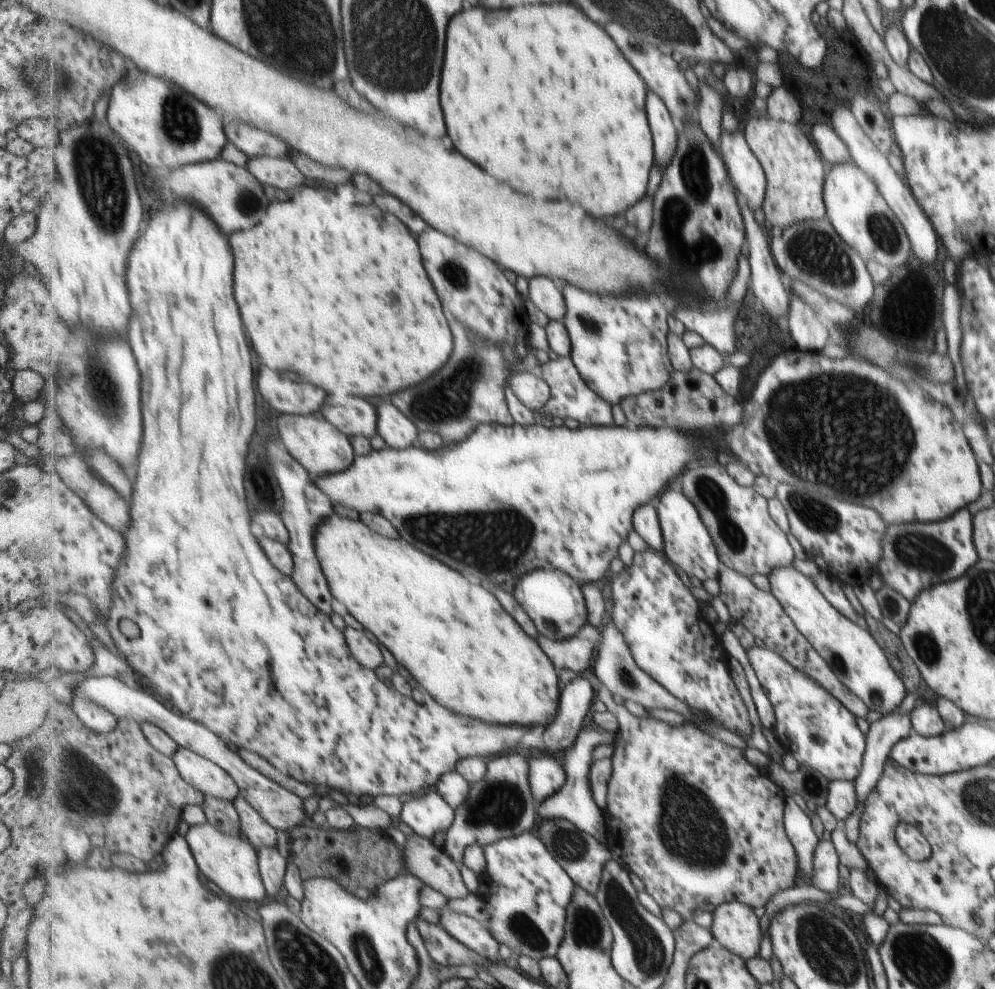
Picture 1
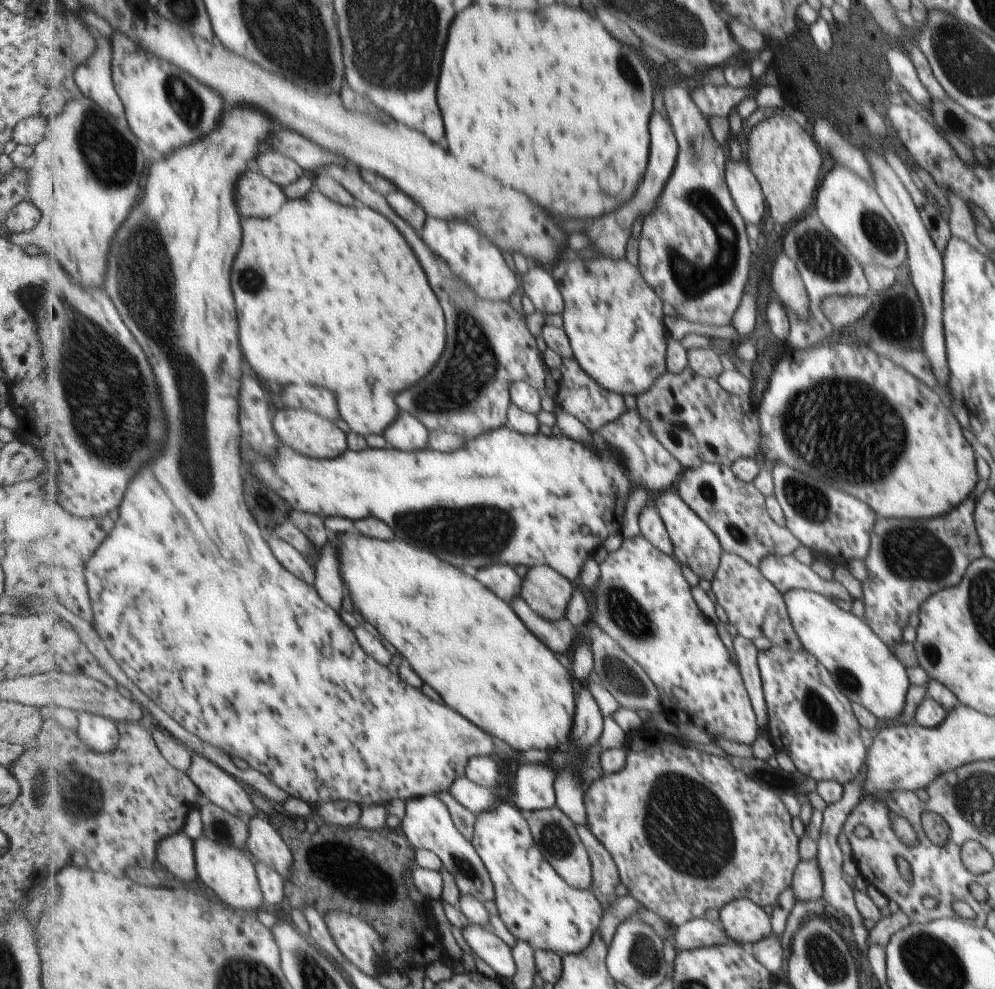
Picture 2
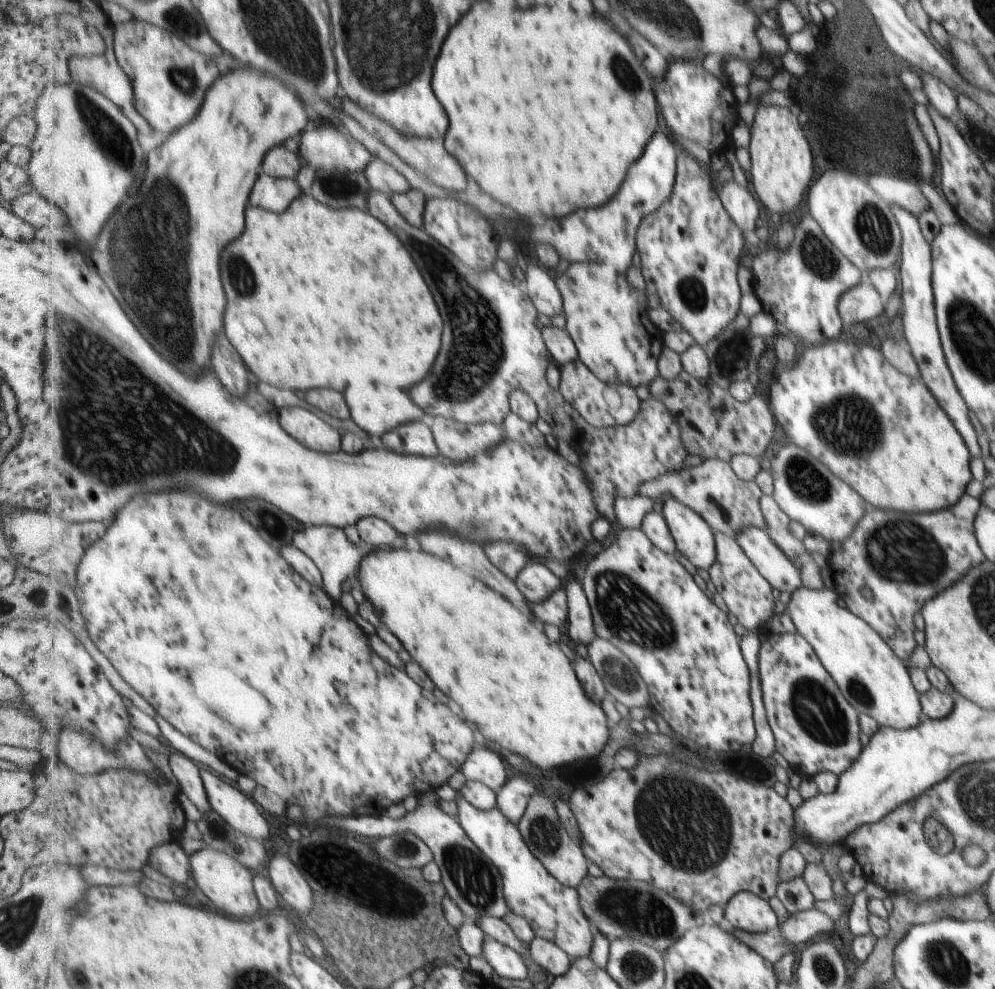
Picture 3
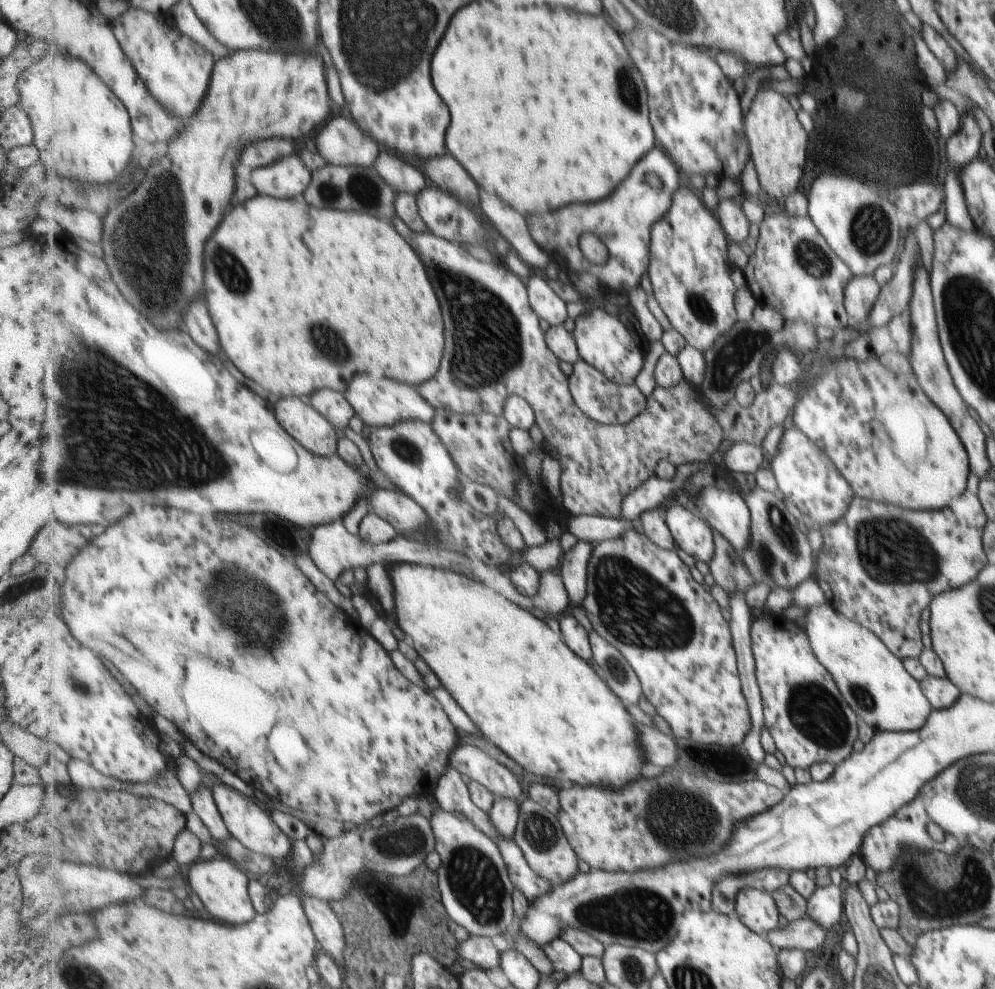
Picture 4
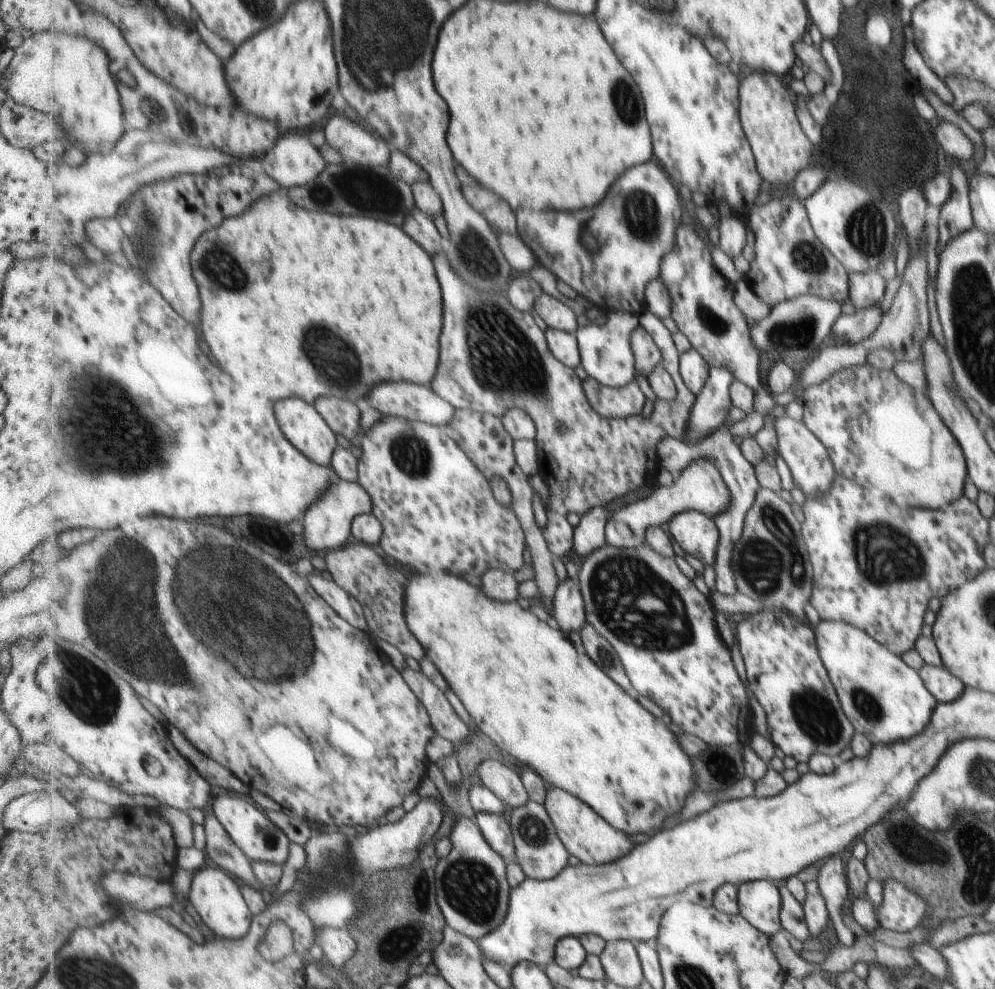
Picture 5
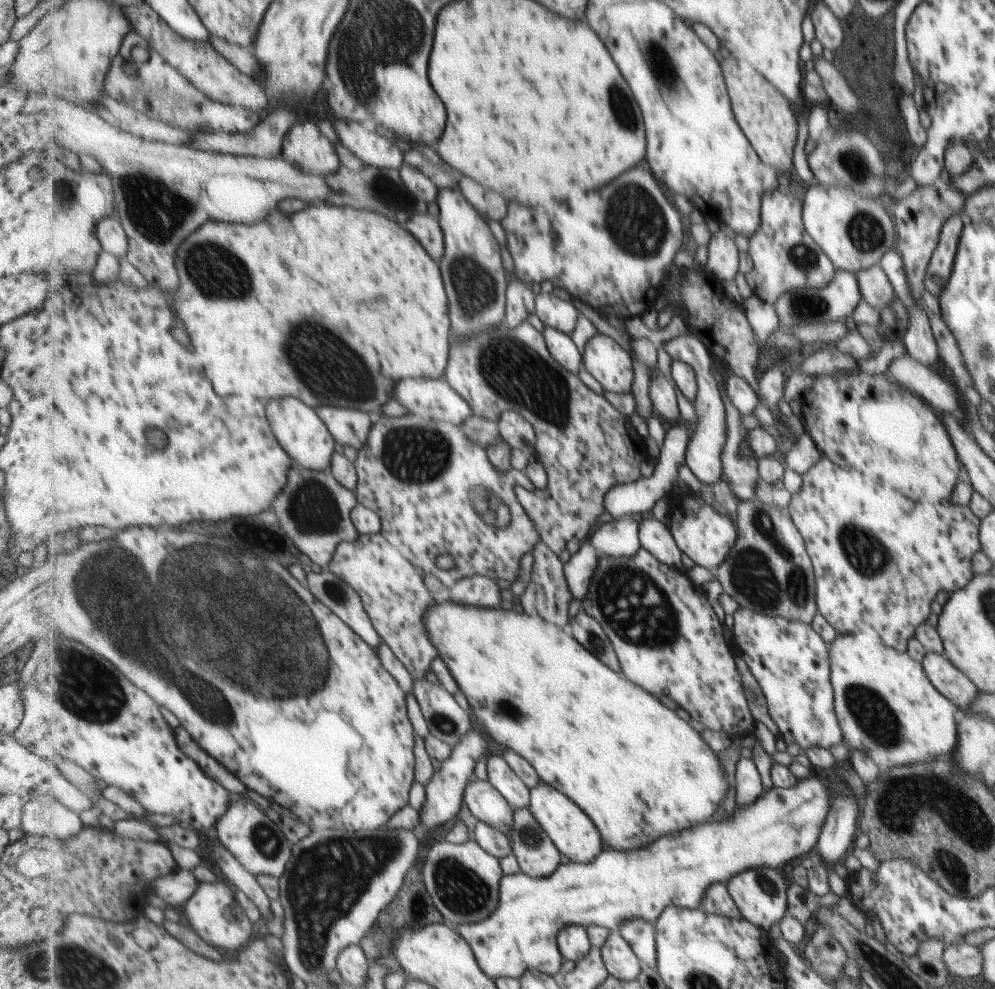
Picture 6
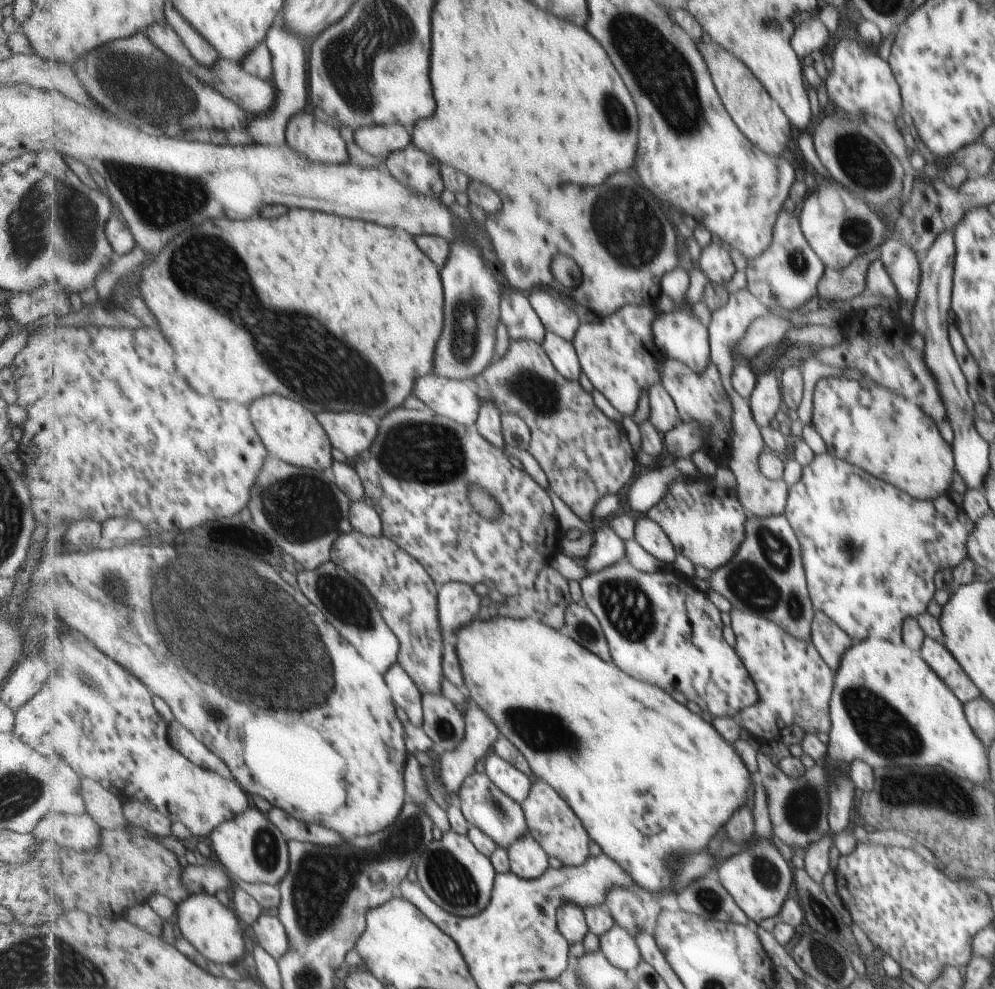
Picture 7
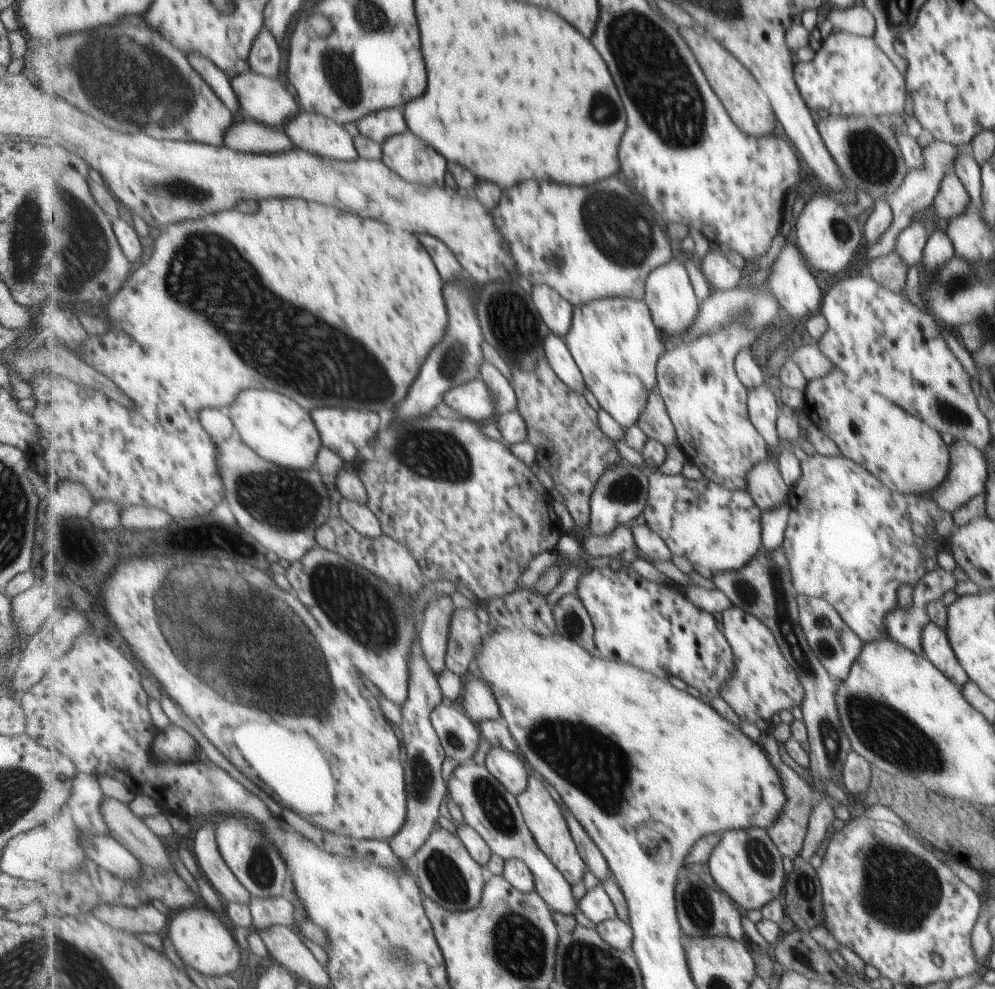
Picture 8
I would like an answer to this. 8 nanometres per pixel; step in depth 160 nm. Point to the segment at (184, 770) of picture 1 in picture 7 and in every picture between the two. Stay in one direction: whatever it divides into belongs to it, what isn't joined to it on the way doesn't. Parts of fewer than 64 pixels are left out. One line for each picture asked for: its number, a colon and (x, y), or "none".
2: (228, 792)
3: (240, 811)
4: (247, 820)
5: (261, 839)
6: (248, 832)
7: (253, 849)

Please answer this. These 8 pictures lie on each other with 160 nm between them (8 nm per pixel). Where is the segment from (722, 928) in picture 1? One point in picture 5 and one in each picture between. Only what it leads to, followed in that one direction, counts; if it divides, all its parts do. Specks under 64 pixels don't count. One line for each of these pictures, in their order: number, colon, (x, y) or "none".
2: (745, 924)
3: (745, 911)
4: (752, 906)
5: (759, 902)

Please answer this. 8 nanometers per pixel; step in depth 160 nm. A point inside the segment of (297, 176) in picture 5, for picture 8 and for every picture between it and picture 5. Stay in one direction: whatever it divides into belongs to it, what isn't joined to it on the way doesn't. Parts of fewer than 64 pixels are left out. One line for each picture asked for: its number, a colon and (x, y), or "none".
6: (305, 146)
7: (320, 142)
8: (316, 133)

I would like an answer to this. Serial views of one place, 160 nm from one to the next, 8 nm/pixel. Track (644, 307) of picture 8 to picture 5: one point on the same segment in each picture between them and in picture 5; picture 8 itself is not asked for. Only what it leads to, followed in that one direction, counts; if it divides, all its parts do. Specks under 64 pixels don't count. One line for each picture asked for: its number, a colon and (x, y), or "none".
5: (606, 350)
6: (605, 359)
7: (619, 355)

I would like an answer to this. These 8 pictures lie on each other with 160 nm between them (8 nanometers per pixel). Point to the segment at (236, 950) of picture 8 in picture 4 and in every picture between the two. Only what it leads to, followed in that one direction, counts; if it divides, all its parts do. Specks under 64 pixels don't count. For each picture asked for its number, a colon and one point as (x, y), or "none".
4: (223, 888)
5: (217, 898)
6: (215, 913)
7: (205, 921)

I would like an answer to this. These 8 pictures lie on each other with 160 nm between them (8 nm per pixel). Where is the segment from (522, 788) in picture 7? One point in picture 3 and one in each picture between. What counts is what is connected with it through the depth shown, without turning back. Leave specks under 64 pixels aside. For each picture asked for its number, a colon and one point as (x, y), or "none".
3: (484, 765)
4: (471, 760)
5: (506, 783)
6: (500, 774)

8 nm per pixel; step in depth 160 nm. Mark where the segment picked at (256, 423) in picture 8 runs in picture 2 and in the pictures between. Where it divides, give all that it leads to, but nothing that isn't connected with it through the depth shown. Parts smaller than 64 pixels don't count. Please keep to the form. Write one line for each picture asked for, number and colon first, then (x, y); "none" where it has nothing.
2: (307, 433)
3: (314, 433)
4: (301, 419)
5: (304, 425)
6: (300, 430)
7: (290, 431)

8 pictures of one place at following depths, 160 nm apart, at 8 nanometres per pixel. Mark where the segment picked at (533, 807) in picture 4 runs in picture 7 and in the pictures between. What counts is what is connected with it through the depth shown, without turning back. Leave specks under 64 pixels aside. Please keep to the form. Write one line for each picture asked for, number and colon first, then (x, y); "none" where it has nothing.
5: (542, 854)
6: (539, 856)
7: (528, 860)

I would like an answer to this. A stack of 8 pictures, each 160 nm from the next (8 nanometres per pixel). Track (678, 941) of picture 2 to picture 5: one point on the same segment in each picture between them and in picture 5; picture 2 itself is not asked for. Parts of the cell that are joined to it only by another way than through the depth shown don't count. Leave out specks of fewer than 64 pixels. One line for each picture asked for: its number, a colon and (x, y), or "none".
3: (769, 944)
4: (803, 934)
5: (815, 915)

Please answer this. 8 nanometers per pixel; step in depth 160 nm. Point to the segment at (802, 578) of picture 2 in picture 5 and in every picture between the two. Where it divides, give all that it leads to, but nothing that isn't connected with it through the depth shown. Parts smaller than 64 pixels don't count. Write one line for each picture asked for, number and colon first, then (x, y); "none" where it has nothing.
3: (772, 563)
4: (726, 512)
5: (699, 487)

